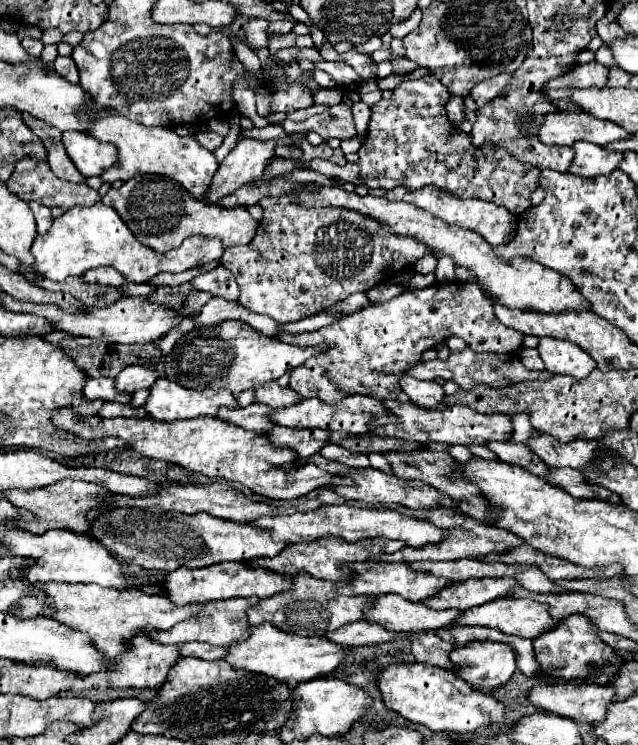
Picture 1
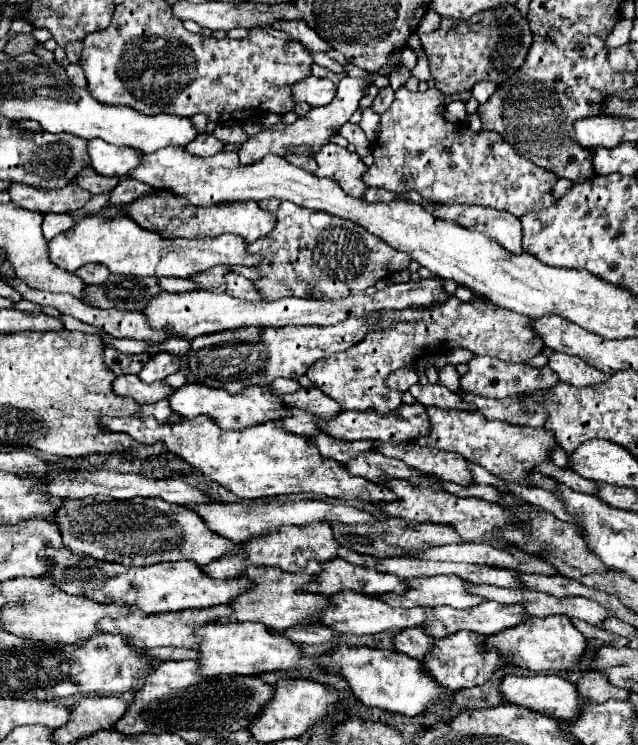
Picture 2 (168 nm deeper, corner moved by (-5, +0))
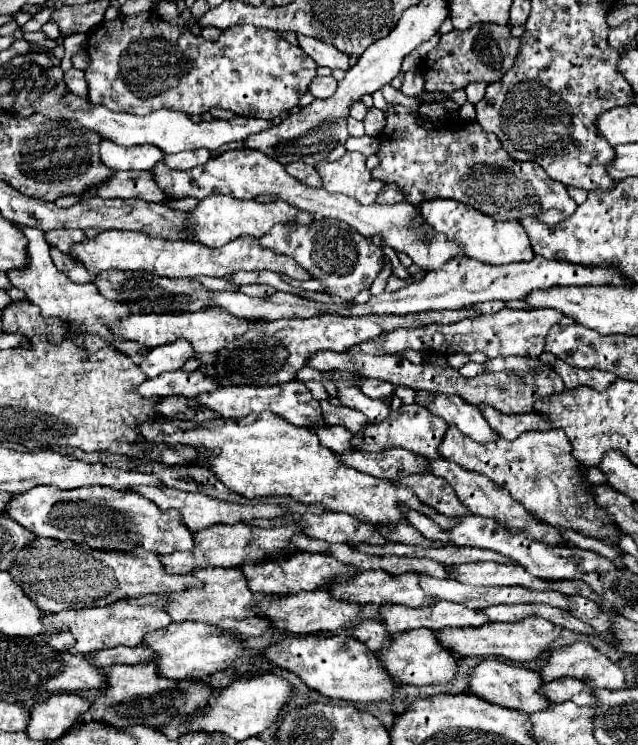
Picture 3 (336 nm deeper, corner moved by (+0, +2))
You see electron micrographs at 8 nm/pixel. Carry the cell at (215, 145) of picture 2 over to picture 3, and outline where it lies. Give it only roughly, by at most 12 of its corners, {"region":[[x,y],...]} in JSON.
{"region":[[205,148],[165,156],[175,170],[189,170],[205,164],[211,152]]}

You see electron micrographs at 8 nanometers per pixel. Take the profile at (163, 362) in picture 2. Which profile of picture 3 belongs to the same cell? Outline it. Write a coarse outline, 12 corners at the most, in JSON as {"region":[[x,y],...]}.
{"region":[[183,340],[151,348],[139,364],[147,378],[179,370],[191,356]]}

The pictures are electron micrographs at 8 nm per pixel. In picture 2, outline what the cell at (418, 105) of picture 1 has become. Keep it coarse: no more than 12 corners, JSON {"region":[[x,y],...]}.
{"region":[[396,90],[369,187],[524,216],[558,176]]}

